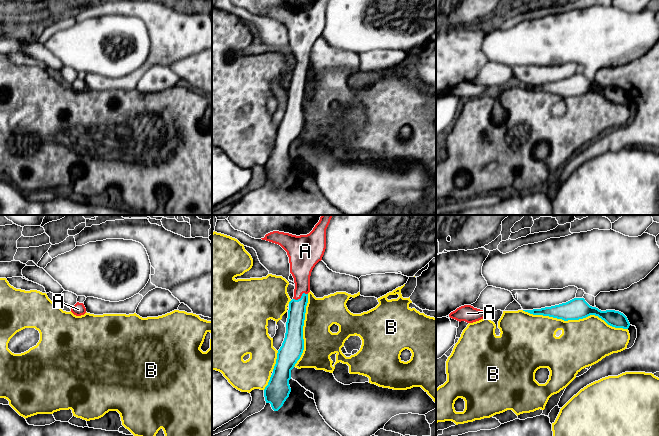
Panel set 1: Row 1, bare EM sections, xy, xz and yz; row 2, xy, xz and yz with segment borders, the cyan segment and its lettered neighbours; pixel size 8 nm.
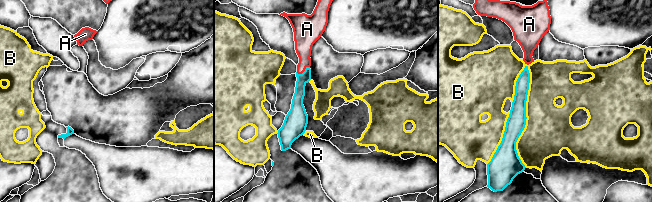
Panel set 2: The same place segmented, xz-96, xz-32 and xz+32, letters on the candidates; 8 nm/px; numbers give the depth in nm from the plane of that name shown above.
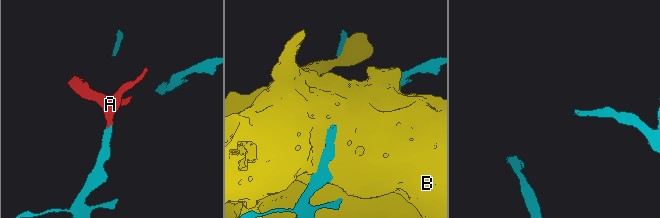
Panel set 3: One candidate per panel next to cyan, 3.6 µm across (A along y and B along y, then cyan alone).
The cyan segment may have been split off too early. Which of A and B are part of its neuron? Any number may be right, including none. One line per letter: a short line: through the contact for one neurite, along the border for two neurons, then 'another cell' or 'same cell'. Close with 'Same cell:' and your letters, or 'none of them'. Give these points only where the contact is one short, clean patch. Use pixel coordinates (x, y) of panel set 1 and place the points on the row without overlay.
A: line xz (297, 84), (301, 73), (301, 42); same cell
B: another cell
Same cell: A

